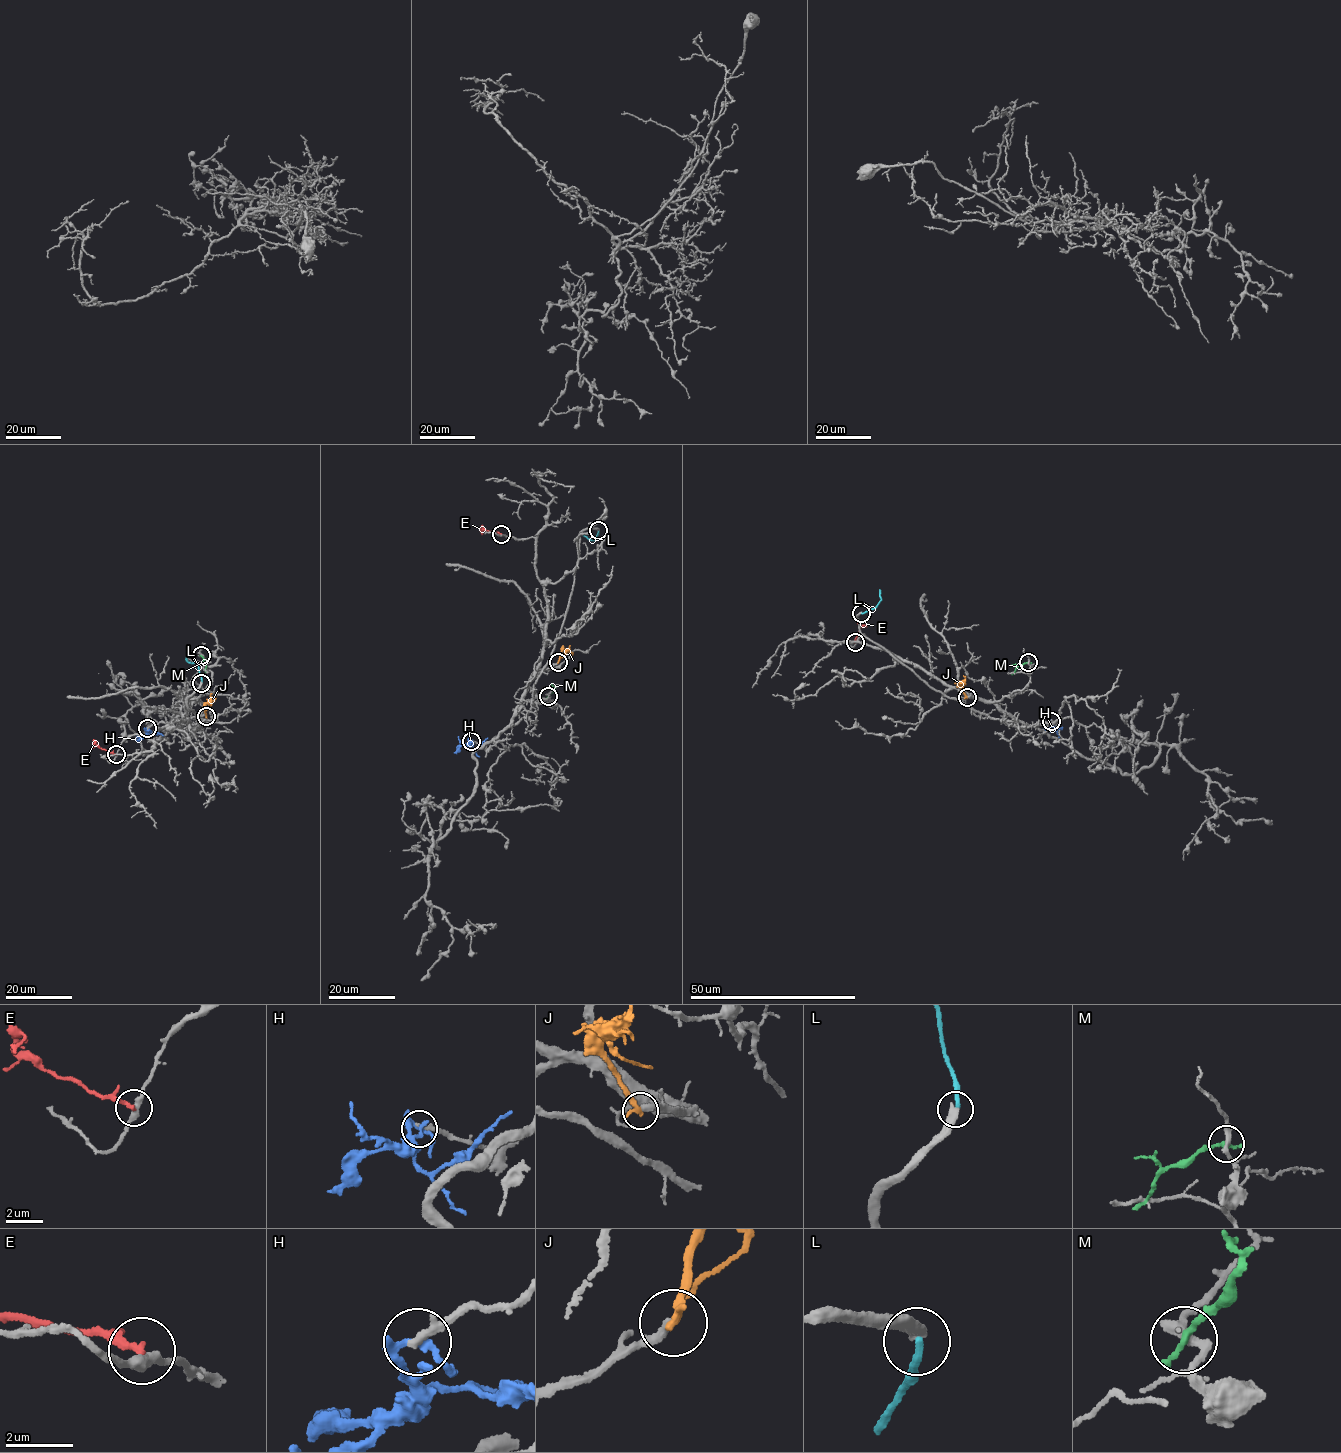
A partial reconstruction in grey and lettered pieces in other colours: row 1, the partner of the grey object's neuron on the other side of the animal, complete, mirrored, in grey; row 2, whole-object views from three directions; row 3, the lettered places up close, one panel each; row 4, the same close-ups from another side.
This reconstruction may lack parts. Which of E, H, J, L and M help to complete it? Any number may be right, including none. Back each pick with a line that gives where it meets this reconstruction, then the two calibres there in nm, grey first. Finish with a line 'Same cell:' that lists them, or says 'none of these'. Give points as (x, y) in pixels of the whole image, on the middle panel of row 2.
Same cell: none of these

